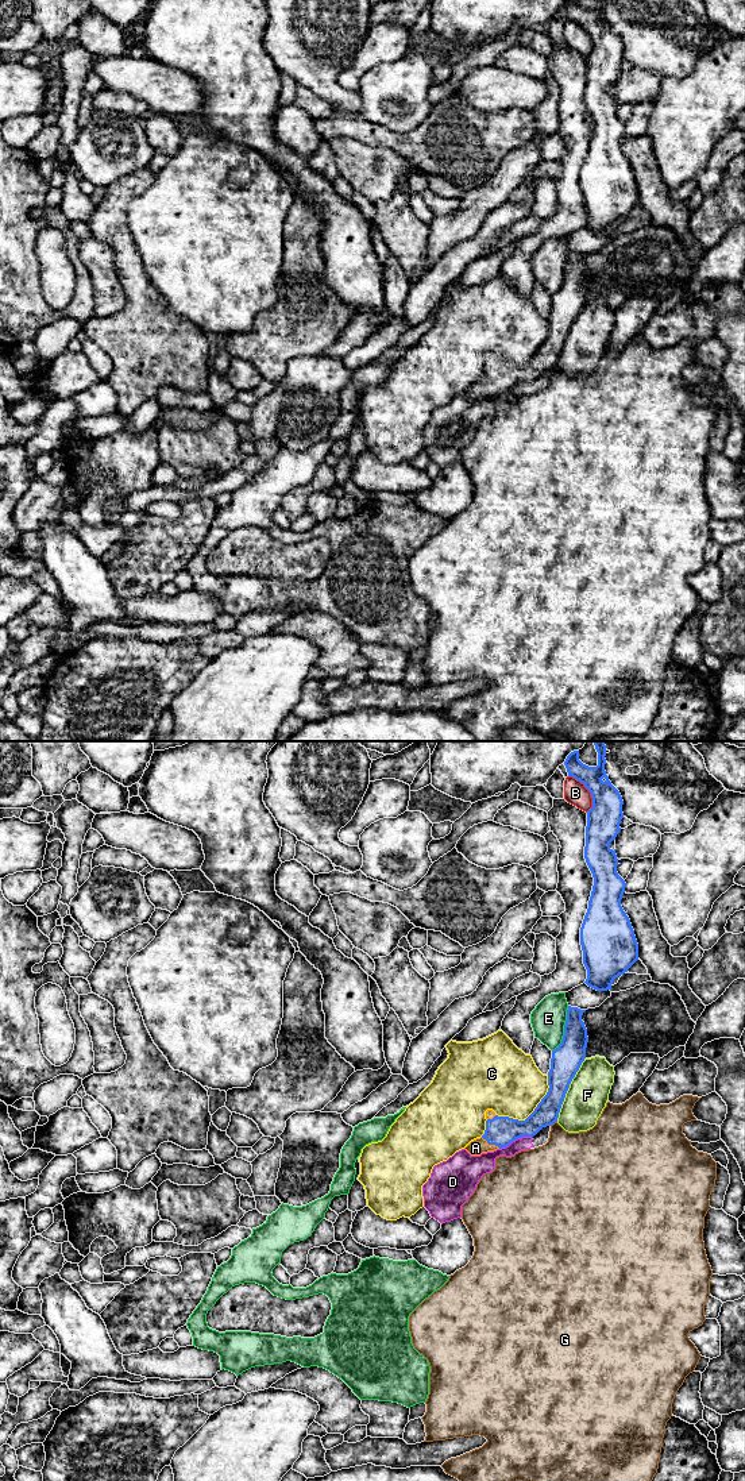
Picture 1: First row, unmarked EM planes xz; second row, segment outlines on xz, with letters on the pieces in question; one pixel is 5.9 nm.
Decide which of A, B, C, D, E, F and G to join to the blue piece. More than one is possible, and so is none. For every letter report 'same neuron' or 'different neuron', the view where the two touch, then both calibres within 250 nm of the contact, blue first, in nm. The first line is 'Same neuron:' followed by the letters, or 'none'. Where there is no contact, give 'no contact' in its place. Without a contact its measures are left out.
Same neuron: A
A: same neuron; contact in xz; calibres 180 and 100 nm
B: different neuron; contact in xz; calibres 200 and 140 nm
C: different neuron; contact in xz; calibres 180 and 400 nm
D: different neuron; contact in xz; calibres 180 and 120 nm
E: different neuron; contact in xz; calibres 180 and 200 nm
F: different neuron; contact in xz; calibres 180 and 240 nm
G: different neuron; contact in xz; calibres 140 and 360 nm

